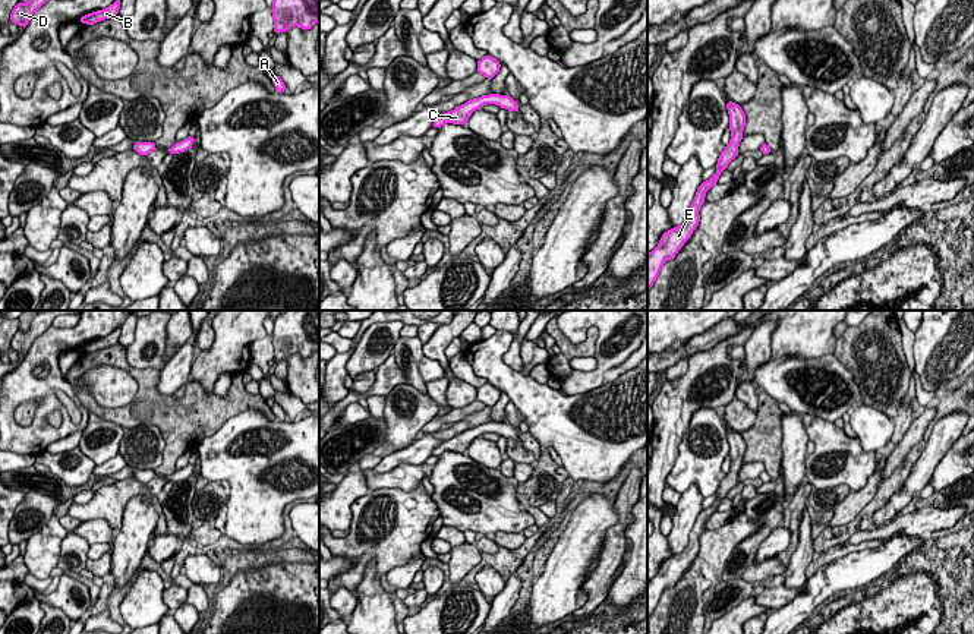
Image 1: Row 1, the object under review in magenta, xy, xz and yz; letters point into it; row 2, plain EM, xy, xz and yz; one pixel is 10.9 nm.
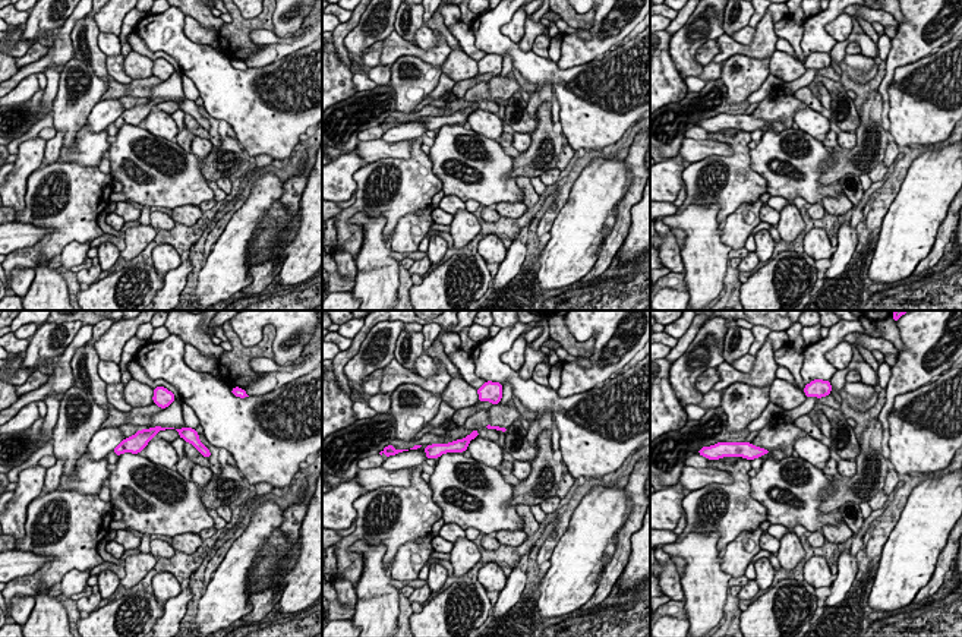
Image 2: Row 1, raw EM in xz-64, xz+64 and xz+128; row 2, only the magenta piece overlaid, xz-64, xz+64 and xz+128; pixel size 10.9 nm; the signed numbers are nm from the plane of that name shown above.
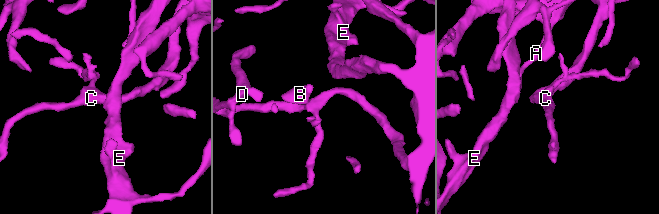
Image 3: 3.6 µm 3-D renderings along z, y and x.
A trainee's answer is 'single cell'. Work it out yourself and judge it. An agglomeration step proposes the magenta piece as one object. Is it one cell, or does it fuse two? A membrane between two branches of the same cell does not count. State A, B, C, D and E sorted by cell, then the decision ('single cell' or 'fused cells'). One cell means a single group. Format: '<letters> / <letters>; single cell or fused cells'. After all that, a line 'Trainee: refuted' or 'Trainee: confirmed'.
A B C D E; single cell
Trainee: confirmed

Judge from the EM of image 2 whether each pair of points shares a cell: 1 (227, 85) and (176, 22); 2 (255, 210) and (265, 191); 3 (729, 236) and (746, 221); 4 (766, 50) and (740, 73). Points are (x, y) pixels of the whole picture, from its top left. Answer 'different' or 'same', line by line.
1: same
2: same
3: same
4: different

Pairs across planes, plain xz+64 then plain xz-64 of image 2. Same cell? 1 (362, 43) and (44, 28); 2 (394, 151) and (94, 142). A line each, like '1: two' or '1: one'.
1: one
2: one

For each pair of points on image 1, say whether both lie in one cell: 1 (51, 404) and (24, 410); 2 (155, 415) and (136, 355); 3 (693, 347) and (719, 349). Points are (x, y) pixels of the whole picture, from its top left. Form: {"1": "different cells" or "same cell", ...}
{"1": "different cells", "2": "different cells", "3": "different cells"}

